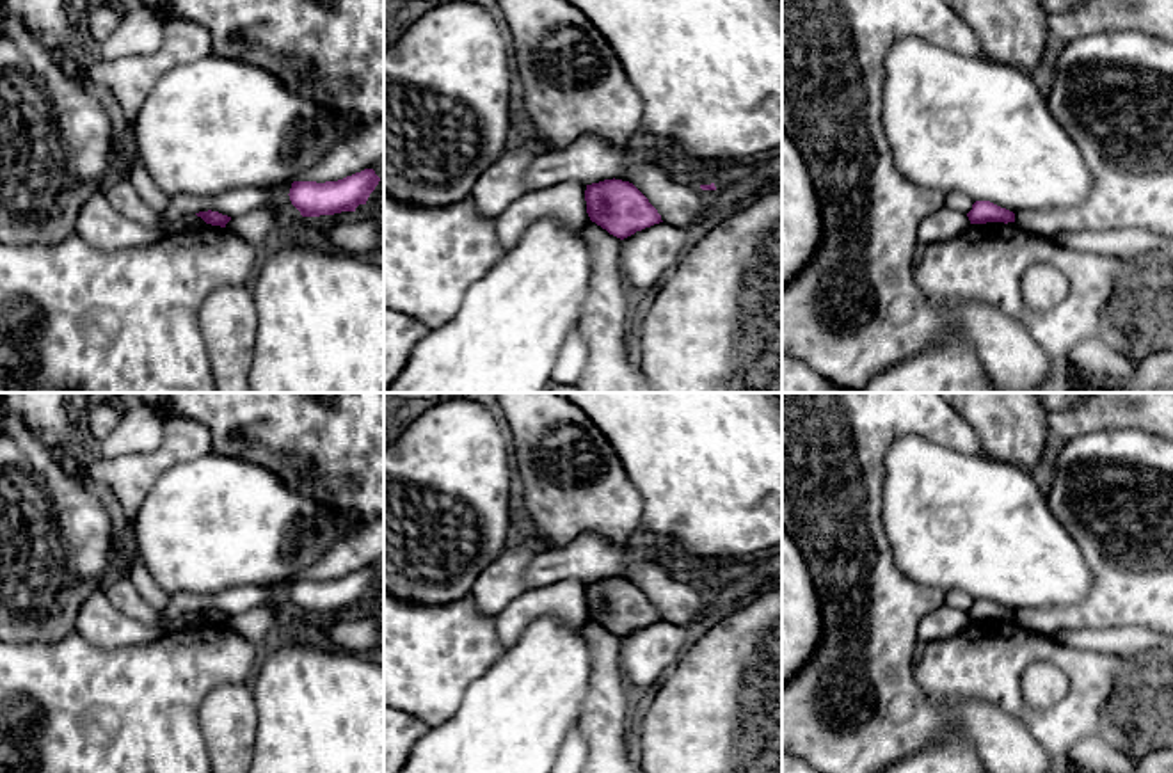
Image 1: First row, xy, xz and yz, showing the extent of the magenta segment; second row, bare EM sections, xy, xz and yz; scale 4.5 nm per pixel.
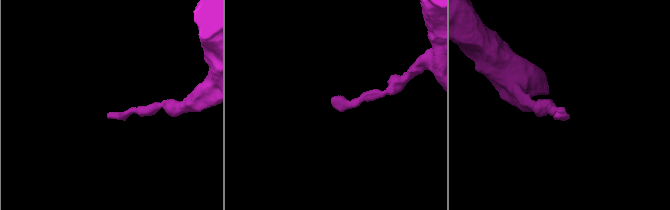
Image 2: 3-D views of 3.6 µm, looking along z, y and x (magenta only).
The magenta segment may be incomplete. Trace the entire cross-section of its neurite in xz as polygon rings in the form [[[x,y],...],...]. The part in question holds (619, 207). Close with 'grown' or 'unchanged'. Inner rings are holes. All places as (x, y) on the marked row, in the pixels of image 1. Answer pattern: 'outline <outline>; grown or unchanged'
outline [[[613,178],[586,185],[585,201],[590,220],[620,240],[663,222],[658,210],[629,181]]]; unchanged

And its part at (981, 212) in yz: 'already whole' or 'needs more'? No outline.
already whole

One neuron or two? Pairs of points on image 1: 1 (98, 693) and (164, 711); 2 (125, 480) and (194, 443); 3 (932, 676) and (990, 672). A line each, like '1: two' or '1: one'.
1: one
2: one
3: one

